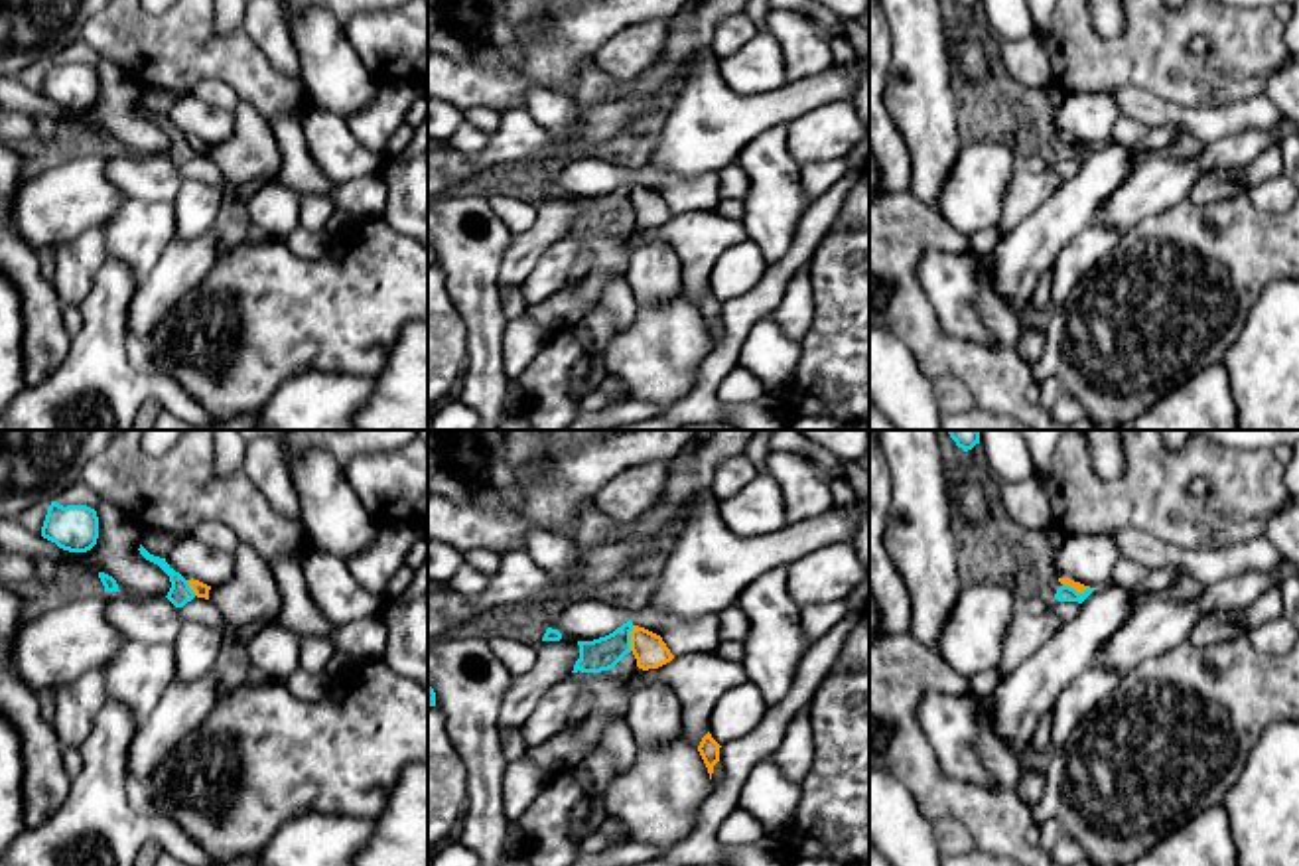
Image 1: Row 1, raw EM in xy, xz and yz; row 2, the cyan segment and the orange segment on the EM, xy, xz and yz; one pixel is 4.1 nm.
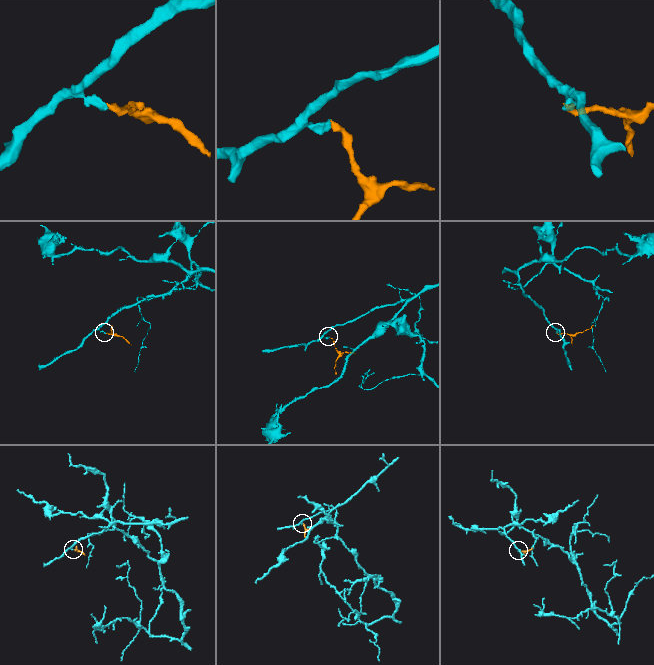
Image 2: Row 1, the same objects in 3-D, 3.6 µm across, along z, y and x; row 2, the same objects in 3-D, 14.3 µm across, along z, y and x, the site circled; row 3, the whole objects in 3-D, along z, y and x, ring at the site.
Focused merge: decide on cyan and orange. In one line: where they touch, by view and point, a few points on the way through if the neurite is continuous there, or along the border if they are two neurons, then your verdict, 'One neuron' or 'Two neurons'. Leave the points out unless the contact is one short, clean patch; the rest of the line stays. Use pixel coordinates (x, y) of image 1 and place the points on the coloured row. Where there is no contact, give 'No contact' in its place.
Touches cyan at xz (629, 638). Boundary: xz (633, 626), (629, 649). Two neurons

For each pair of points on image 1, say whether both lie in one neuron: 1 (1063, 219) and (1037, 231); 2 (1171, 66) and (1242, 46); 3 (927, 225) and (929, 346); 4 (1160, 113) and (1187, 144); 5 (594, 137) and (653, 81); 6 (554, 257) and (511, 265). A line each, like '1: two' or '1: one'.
1: one
2: one
3: one
4: two
5: one
6: two

